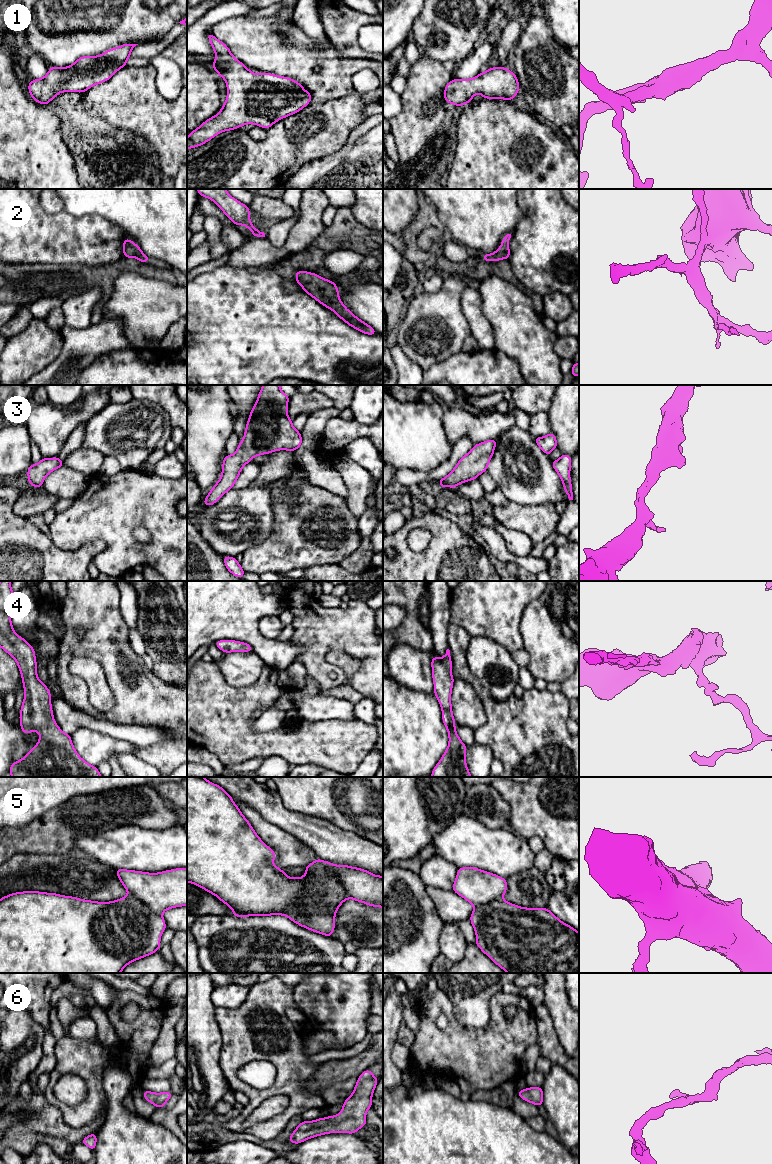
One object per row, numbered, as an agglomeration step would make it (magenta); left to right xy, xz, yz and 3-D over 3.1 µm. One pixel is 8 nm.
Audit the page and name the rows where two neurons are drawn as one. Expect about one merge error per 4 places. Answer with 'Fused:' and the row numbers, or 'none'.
Fused: none

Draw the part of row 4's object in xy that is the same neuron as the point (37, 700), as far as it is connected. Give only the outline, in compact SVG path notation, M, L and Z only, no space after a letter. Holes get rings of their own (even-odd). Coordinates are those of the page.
M0 581L0 647L15 659L21 673L25 696L19 716L20 727L24 734L37 731L40 739L21 760L11 764L9 773L12 777L102 777L97 767L78 755L70 734L65 734L53 718L50 691L37 676L35 650L29 642L16 634L11 623L11 612L16 599L11 584L11 581Z

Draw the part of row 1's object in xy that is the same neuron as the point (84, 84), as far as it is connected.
M127 43L99 56L83 56L67 67L52 66L43 78L30 81L29 93L42 105L48 105L61 92L83 93L94 85L106 82L125 67L136 45Z

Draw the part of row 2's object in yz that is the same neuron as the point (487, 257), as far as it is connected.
M507 232L506 236L502 239L501 246L492 254L483 254L482 259L487 262L490 262L492 260L498 262L501 259L508 260L510 257L510 249L507 243L512 238L512 236L513 232Z

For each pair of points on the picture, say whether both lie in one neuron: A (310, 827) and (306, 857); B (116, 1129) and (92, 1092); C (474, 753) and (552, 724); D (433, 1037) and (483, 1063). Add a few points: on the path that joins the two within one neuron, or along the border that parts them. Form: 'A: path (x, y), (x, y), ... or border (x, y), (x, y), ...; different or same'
A: border (287, 833), (303, 842), (317, 857); different
B: border (102, 1081), (102, 1087), (108, 1099), (107, 1104); different
C: border (475, 742), (487, 745), (494, 757); different
D: path (445, 1049), (448, 1052), (458, 1052), (471, 1057); same

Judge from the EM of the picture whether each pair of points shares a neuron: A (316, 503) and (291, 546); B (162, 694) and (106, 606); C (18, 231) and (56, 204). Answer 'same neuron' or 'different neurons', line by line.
A: same neuron
B: same neuron
C: different neurons

